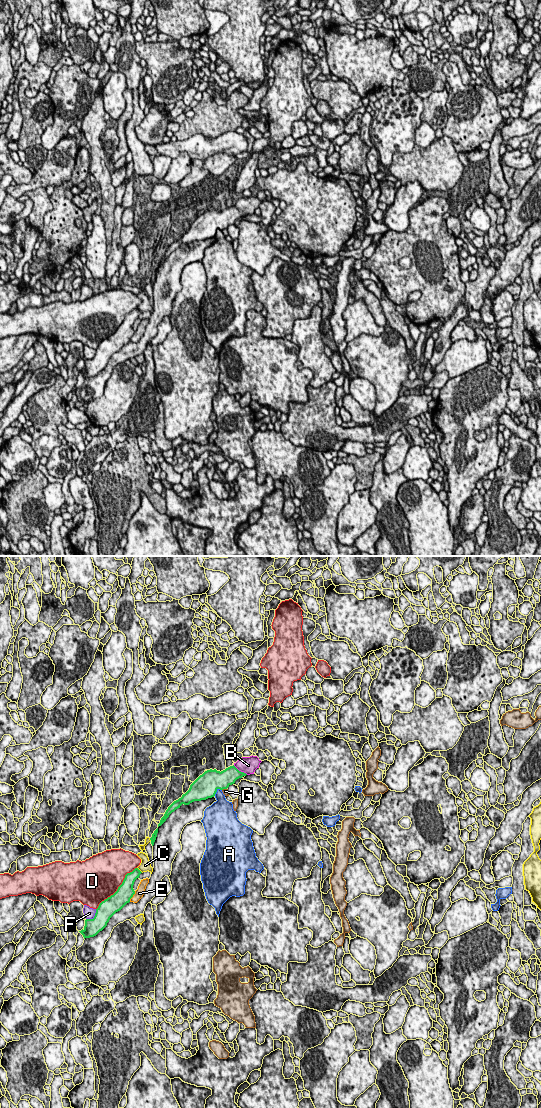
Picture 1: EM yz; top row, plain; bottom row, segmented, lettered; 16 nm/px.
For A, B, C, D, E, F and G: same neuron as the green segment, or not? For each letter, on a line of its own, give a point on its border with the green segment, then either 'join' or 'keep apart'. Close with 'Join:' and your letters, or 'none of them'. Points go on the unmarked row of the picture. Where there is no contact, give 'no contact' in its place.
A: yz (216, 231) | keep apart
B: yz (240, 211) | join
C: yz (139, 310) | keep apart
D: yz (118, 328) | keep apart
E: yz (132, 336) | keep apart
F: yz (94, 357) | keep apart
G: yz (224, 228) | keep apart
Join: B

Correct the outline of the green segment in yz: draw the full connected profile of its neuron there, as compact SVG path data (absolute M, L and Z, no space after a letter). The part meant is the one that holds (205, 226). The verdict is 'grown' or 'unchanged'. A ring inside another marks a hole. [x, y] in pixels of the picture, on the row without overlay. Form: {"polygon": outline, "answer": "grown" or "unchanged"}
{"polygon": "M257 196L242 197L233 206L226 208L223 211L216 209L207 210L200 215L191 225L189 230L182 235L181 238L174 241L166 250L161 258L158 267L161 266L169 255L182 244L189 245L194 241L206 240L215 236L218 229L227 229L230 225L243 216L254 214L259 208L262 201Z", "answer": "grown"}

